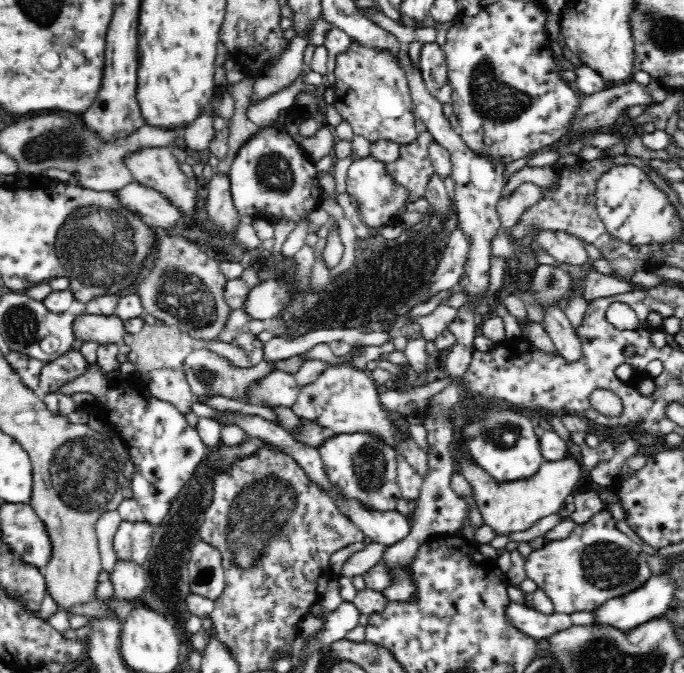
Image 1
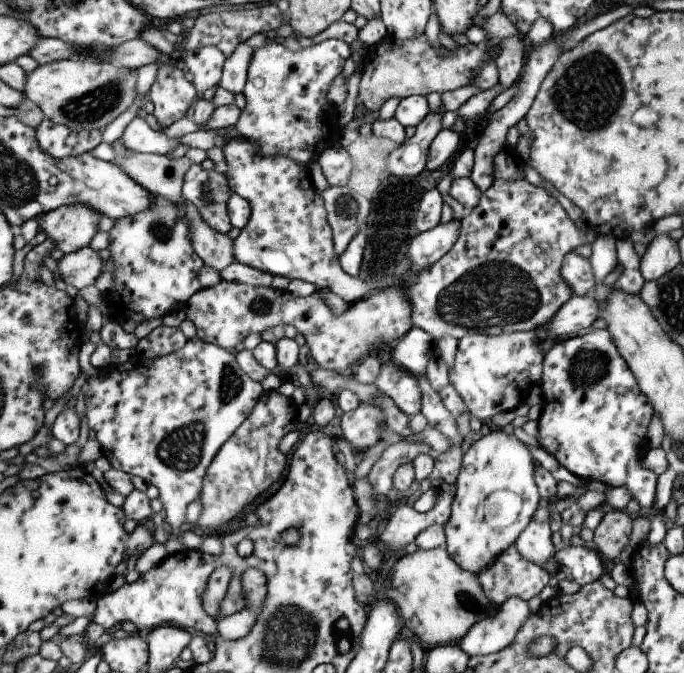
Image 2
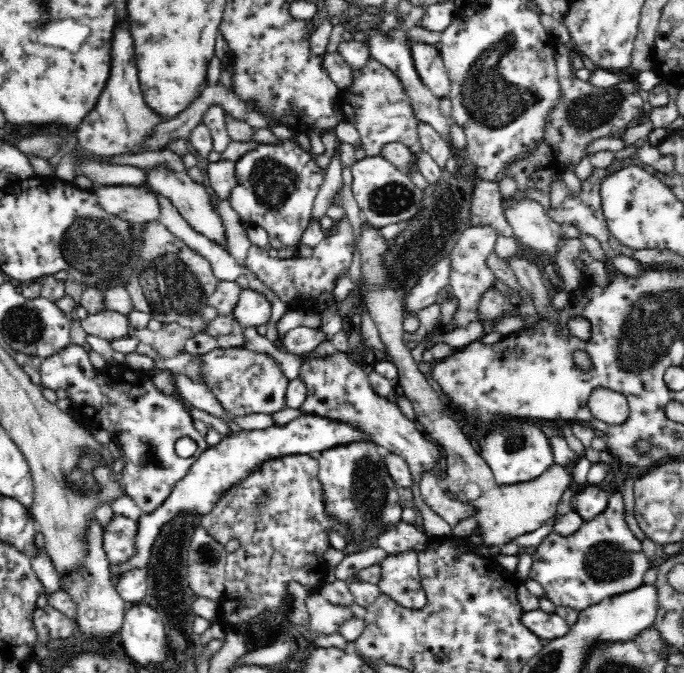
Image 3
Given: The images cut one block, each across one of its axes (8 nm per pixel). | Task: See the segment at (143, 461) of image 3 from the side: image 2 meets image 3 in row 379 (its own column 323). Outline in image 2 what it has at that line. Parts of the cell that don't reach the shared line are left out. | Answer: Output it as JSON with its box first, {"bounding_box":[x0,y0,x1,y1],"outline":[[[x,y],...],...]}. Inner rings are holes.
{"bounding_box":[121,40,351,164],"outline":[[[269,40],[269,44],[257,48],[253,54],[247,90],[243,92],[247,100],[245,114],[231,136],[223,138],[213,132],[191,132],[183,138],[173,138],[167,132],[159,130],[149,114],[143,114],[129,124],[121,138],[133,152],[159,156],[173,152],[179,144],[209,152],[213,148],[225,148],[229,144],[229,138],[249,138],[251,142],[261,144],[265,156],[285,154],[299,164],[313,164],[323,152],[339,142],[339,136],[343,132],[343,128],[335,124],[335,106],[329,94],[331,82],[341,74],[343,64],[349,56],[351,48],[341,40],[327,40],[323,44],[301,48],[297,52],[289,50],[285,42],[277,44]]]}

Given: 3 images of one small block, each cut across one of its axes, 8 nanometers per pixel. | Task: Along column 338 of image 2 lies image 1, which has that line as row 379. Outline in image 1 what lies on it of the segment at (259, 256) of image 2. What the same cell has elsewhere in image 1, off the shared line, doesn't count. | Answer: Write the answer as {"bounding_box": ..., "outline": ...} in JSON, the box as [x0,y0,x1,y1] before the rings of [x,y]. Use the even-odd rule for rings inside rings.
{"bounding_box":[250,370,298,408],"outline":[[[274,370],[266,374],[266,378],[260,382],[260,386],[252,386],[250,402],[256,404],[274,404],[276,408],[292,408],[298,400],[298,384],[294,374]]]}

